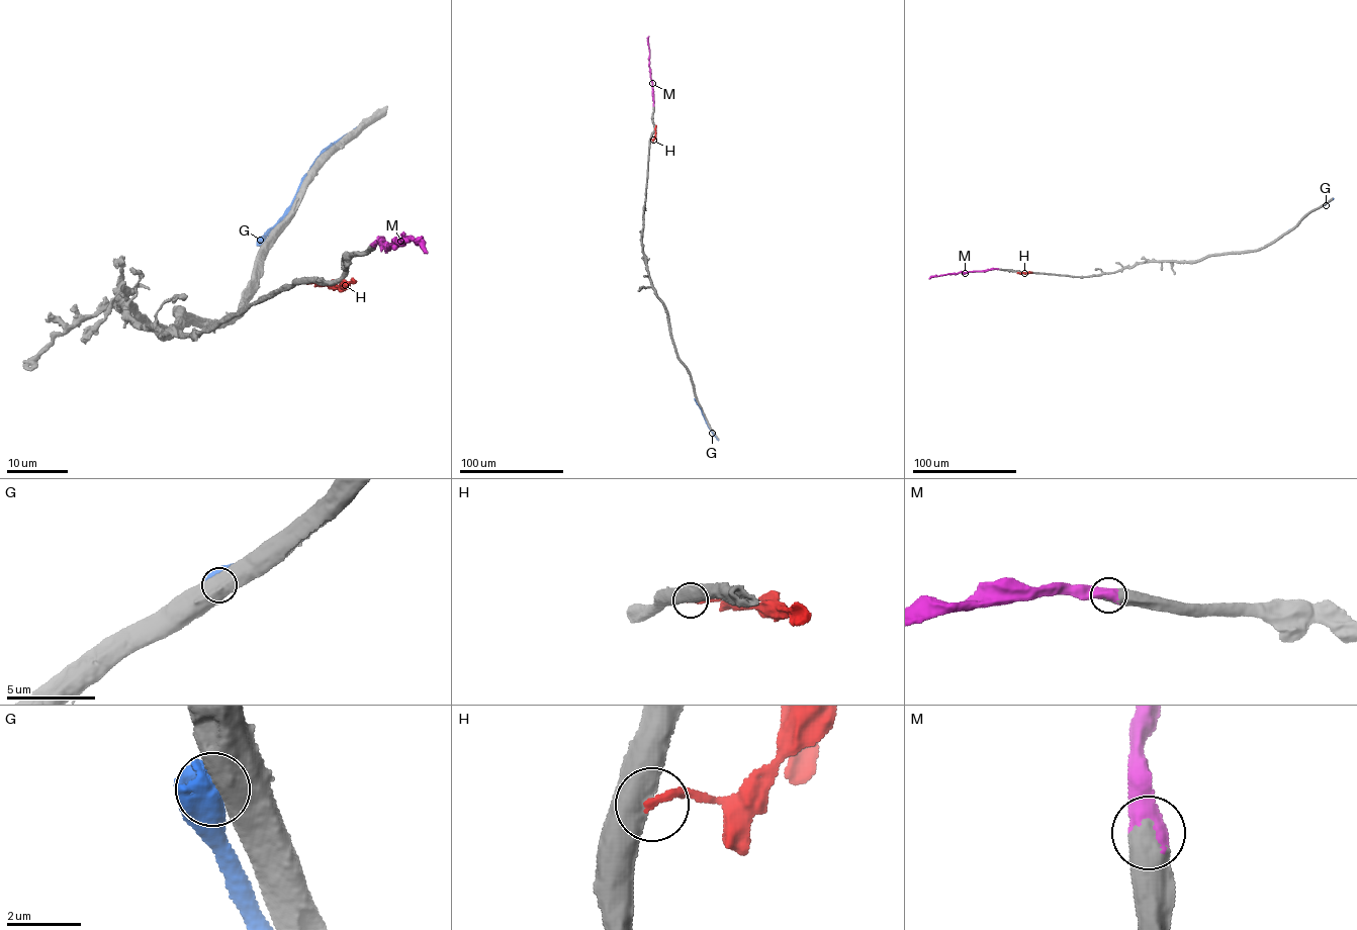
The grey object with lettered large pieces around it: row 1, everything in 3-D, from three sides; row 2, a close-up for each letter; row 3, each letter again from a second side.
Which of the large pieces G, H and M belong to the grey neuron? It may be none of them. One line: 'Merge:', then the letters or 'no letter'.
Merge: M

